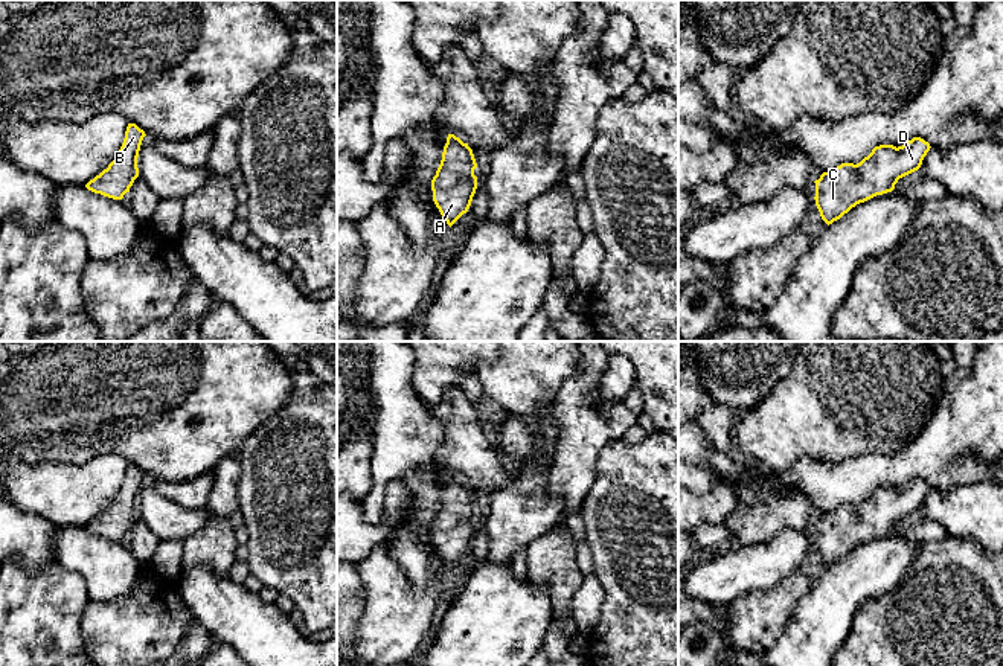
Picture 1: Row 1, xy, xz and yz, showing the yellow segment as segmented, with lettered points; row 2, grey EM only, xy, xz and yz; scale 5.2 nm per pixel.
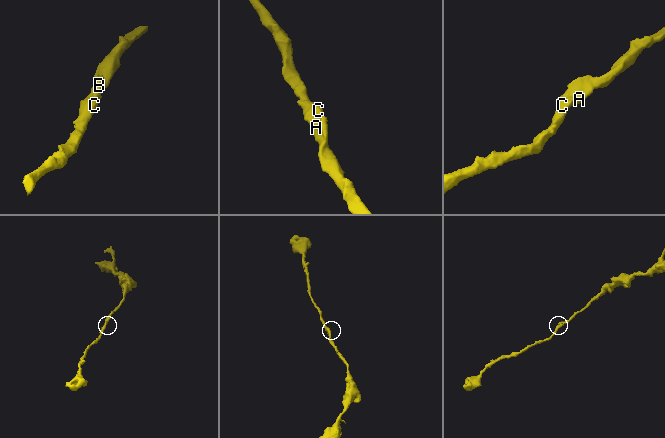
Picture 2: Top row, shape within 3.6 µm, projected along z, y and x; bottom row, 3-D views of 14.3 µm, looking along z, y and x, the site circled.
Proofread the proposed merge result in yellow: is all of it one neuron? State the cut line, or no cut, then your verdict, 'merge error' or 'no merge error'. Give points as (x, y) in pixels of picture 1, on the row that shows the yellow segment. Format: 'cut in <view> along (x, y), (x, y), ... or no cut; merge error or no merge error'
no cut; no merge error

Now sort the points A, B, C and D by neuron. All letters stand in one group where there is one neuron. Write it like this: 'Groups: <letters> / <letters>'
Groups: A B C D

